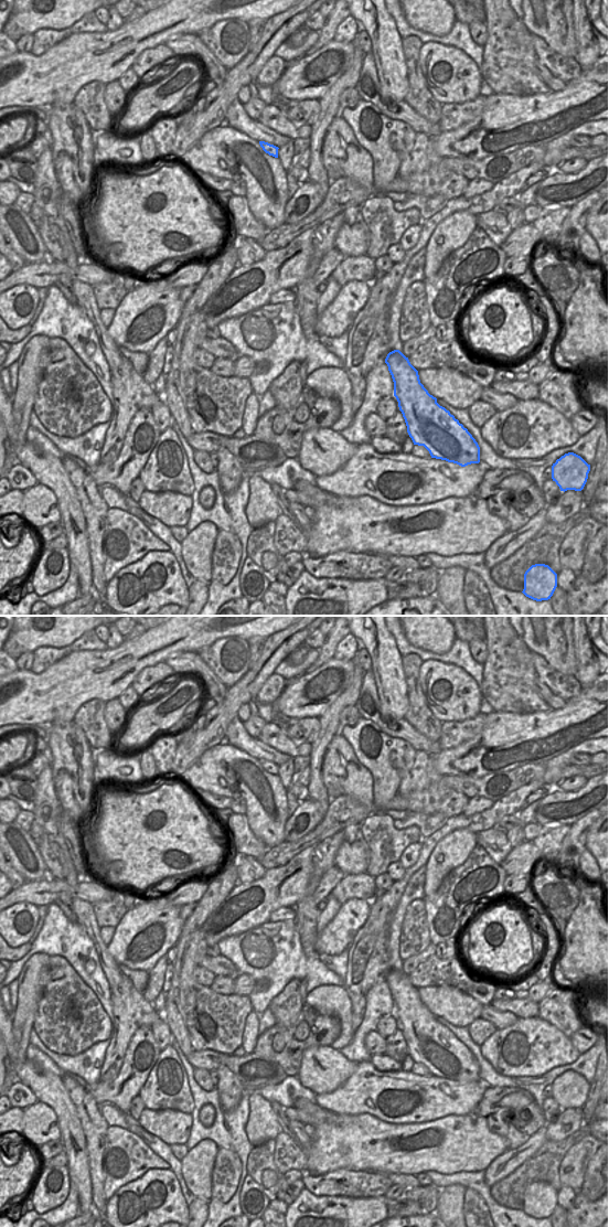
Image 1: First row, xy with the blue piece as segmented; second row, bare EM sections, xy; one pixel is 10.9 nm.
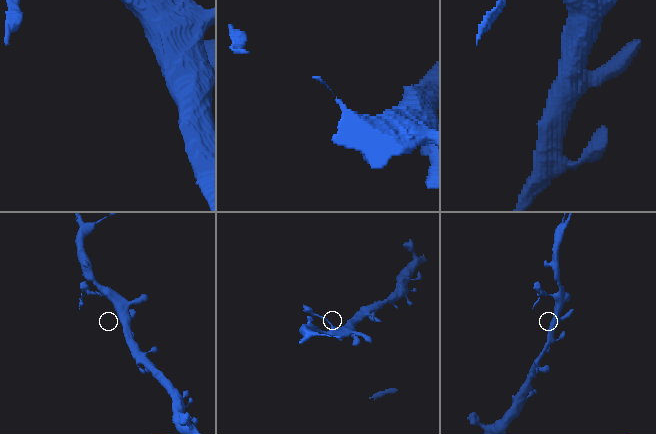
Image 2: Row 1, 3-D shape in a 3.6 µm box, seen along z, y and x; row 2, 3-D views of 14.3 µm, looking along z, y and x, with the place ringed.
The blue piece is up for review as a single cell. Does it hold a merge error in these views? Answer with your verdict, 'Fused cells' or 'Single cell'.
Fused cells

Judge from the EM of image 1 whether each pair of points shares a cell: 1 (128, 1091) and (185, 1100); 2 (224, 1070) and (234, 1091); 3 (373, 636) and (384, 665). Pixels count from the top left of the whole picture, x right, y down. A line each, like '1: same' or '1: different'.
1: different
2: same
3: same

